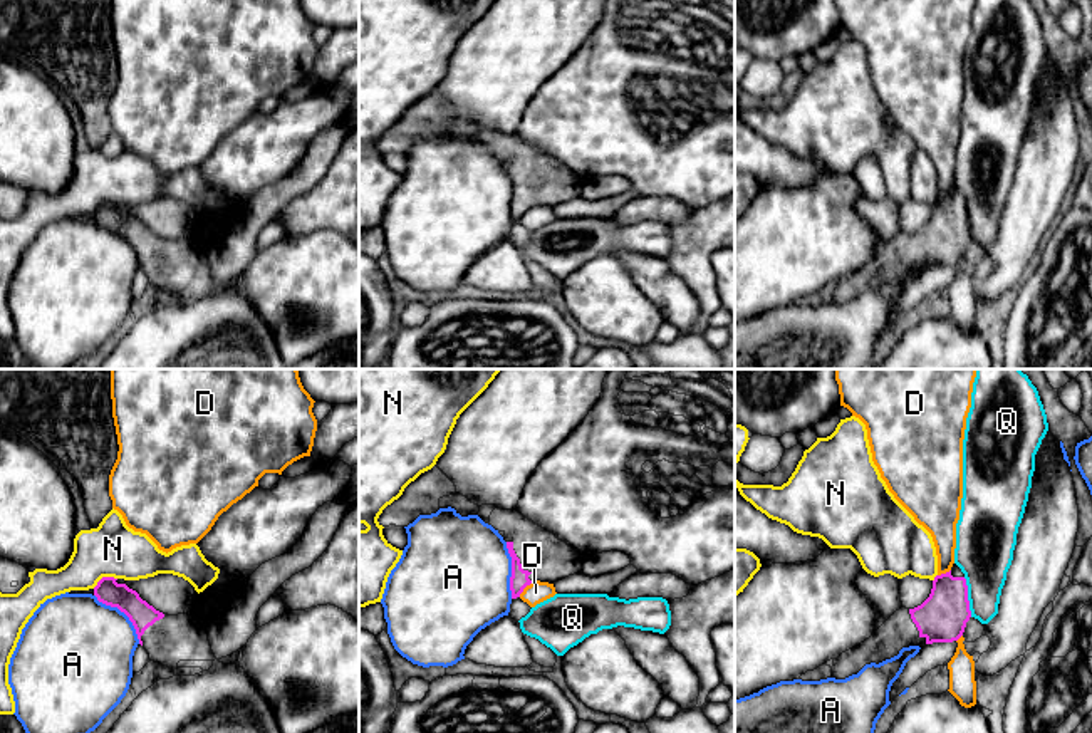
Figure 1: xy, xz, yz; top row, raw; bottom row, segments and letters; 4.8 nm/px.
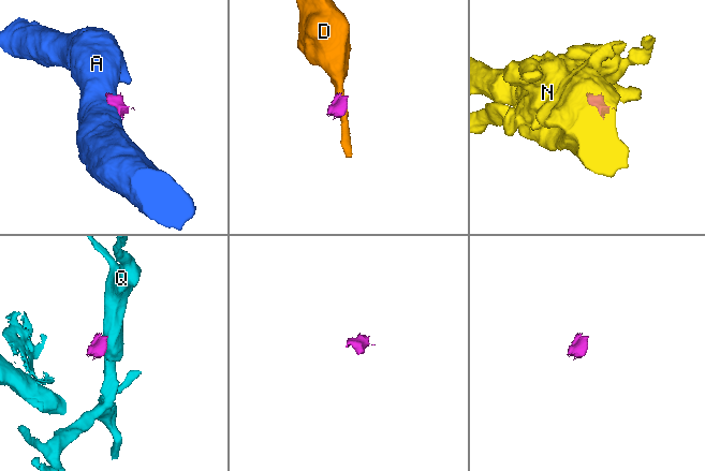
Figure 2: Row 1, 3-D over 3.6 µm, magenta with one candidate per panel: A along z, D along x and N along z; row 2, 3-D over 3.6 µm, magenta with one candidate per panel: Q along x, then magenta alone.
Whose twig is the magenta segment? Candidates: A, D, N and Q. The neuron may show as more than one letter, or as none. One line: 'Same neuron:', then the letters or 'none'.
Same neuron: none

